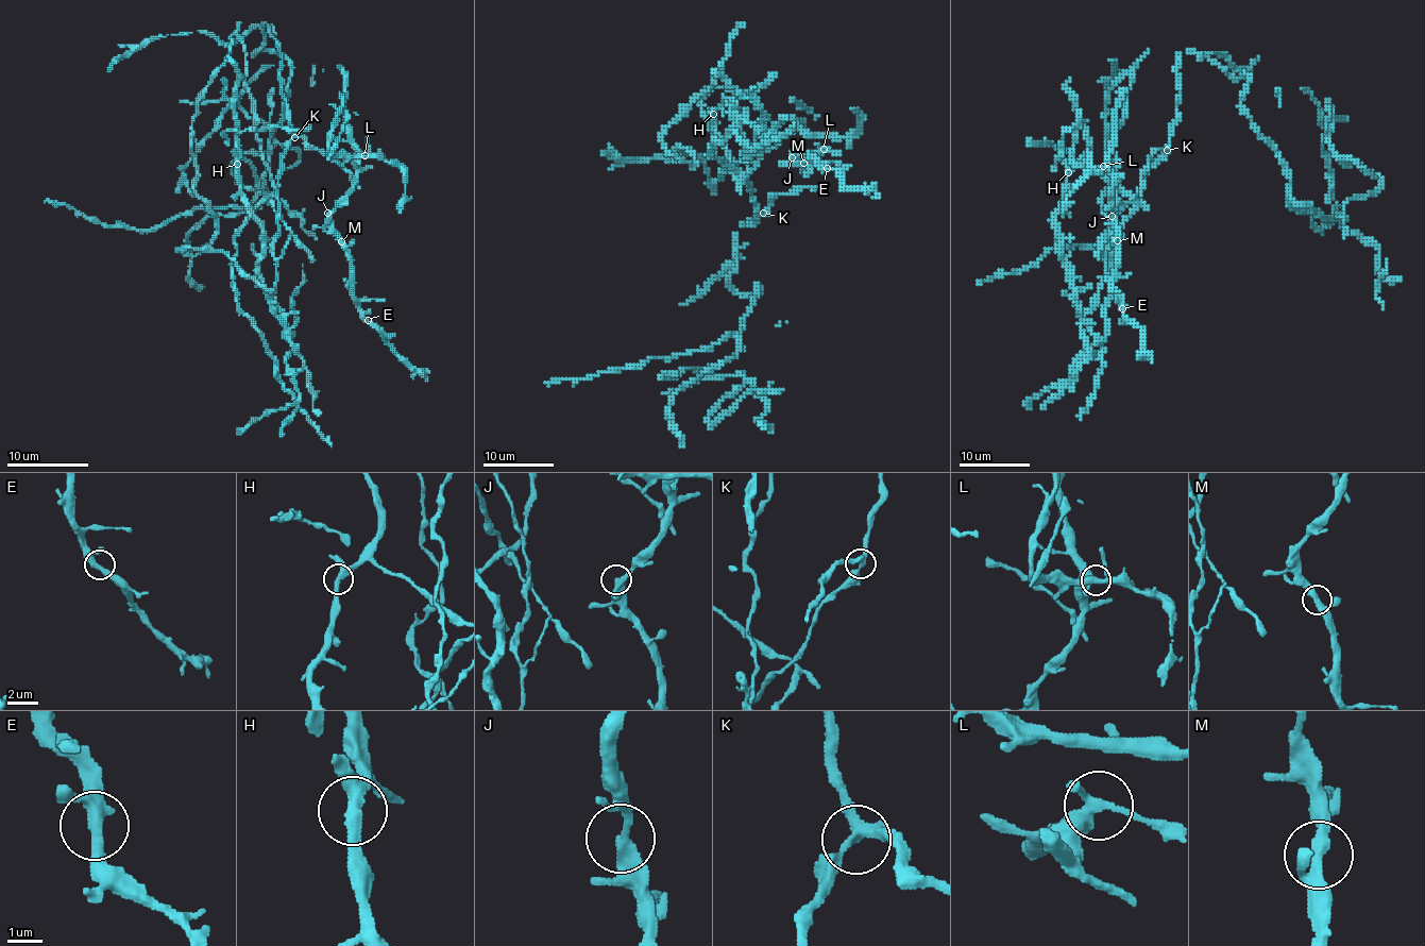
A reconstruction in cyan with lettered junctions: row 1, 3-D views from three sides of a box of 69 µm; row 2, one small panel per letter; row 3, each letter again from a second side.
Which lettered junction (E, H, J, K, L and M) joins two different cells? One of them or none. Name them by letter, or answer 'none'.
none

